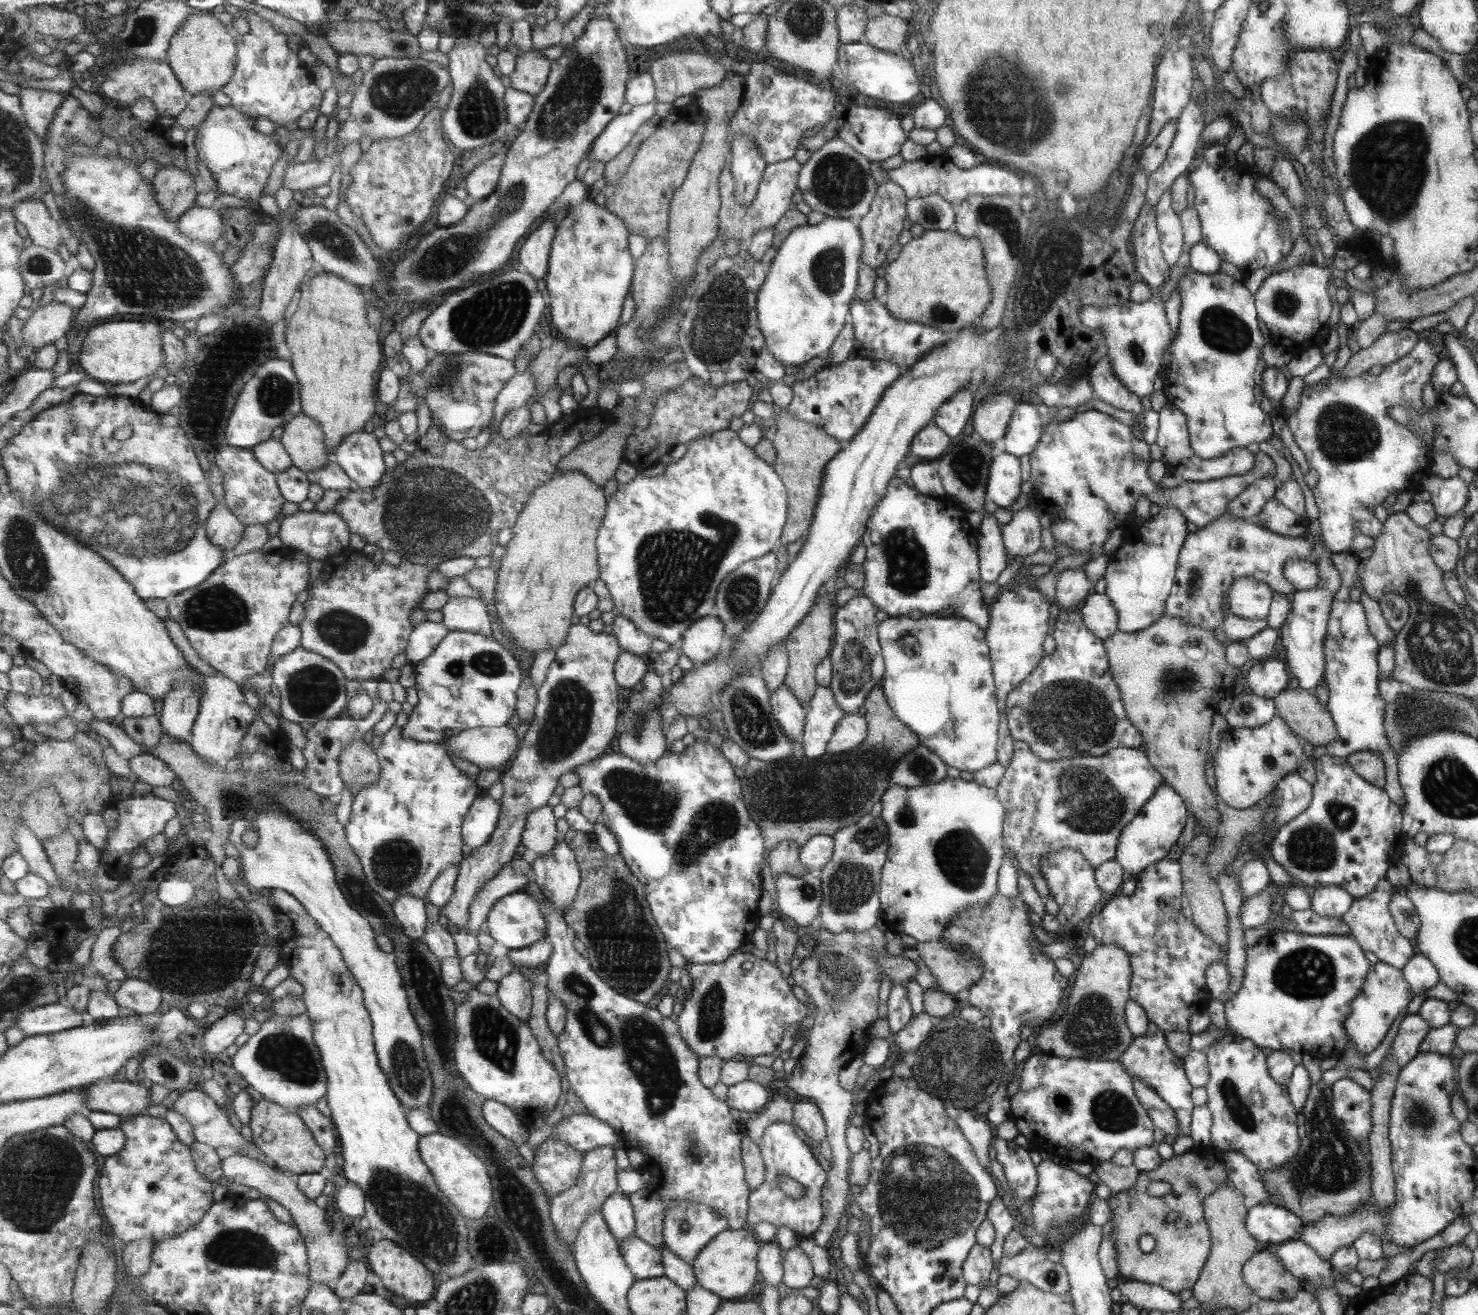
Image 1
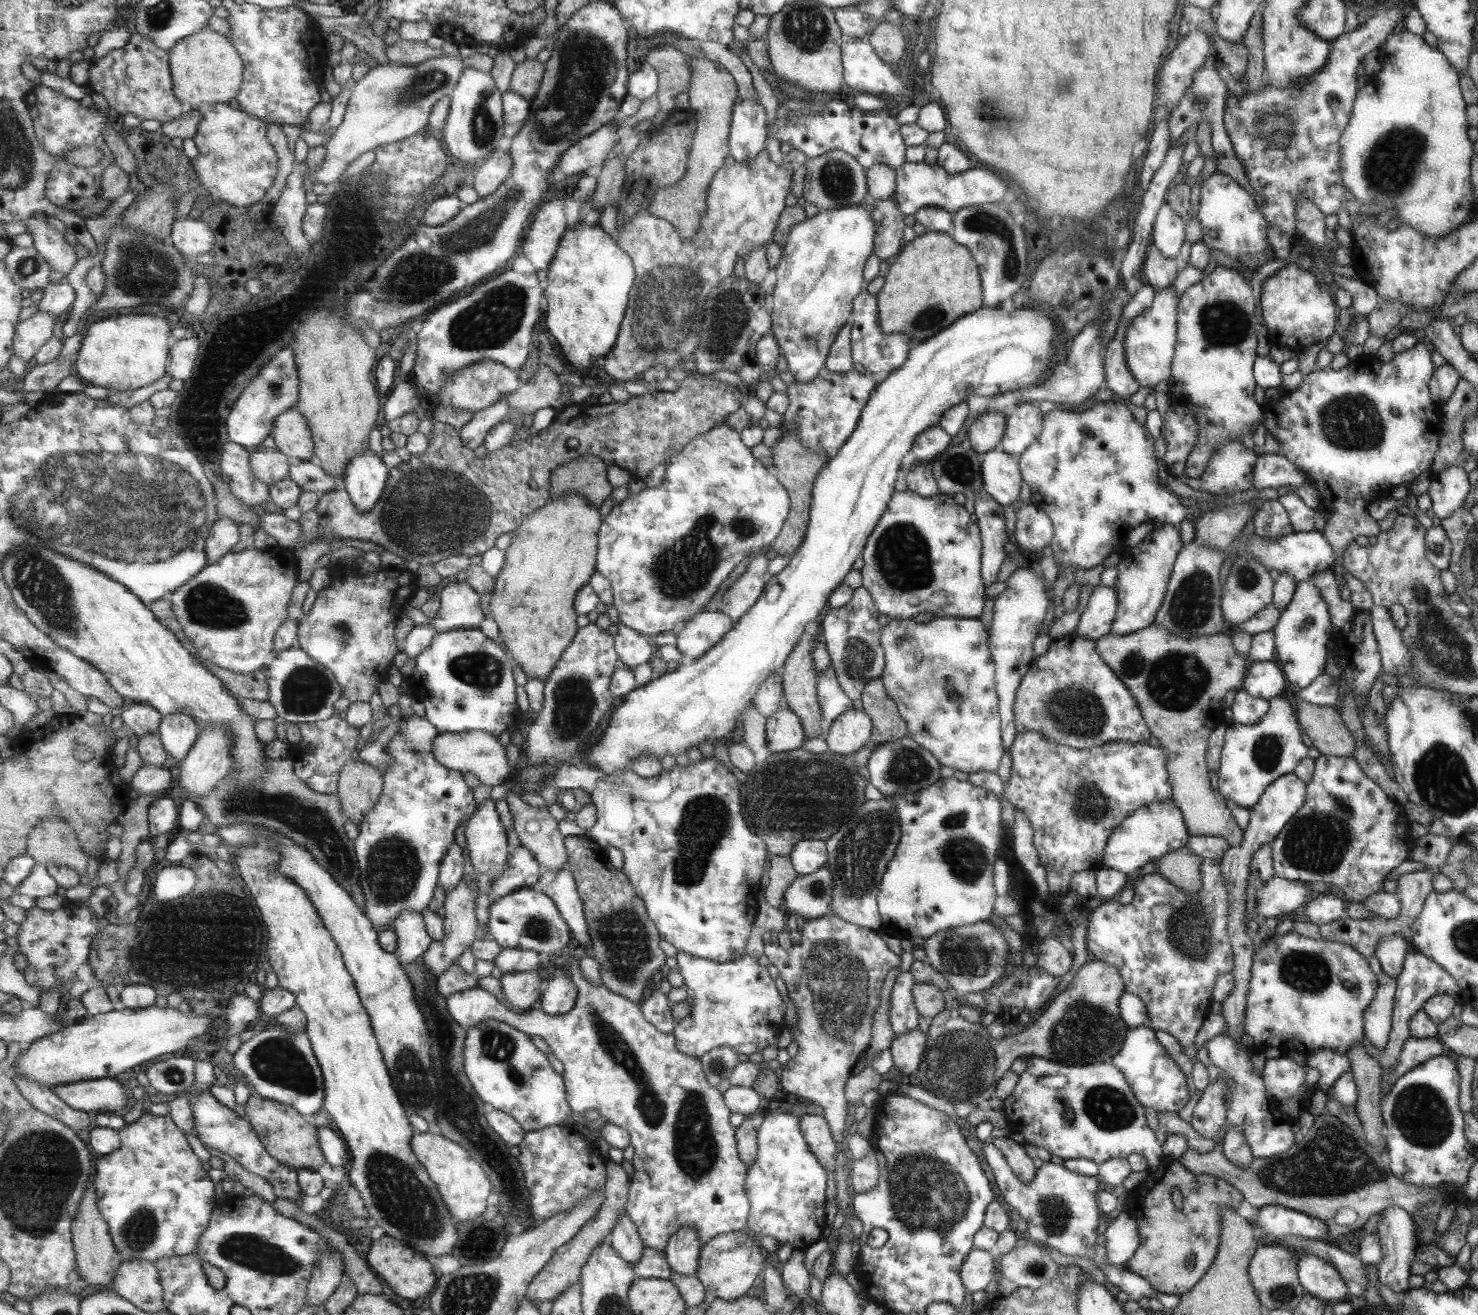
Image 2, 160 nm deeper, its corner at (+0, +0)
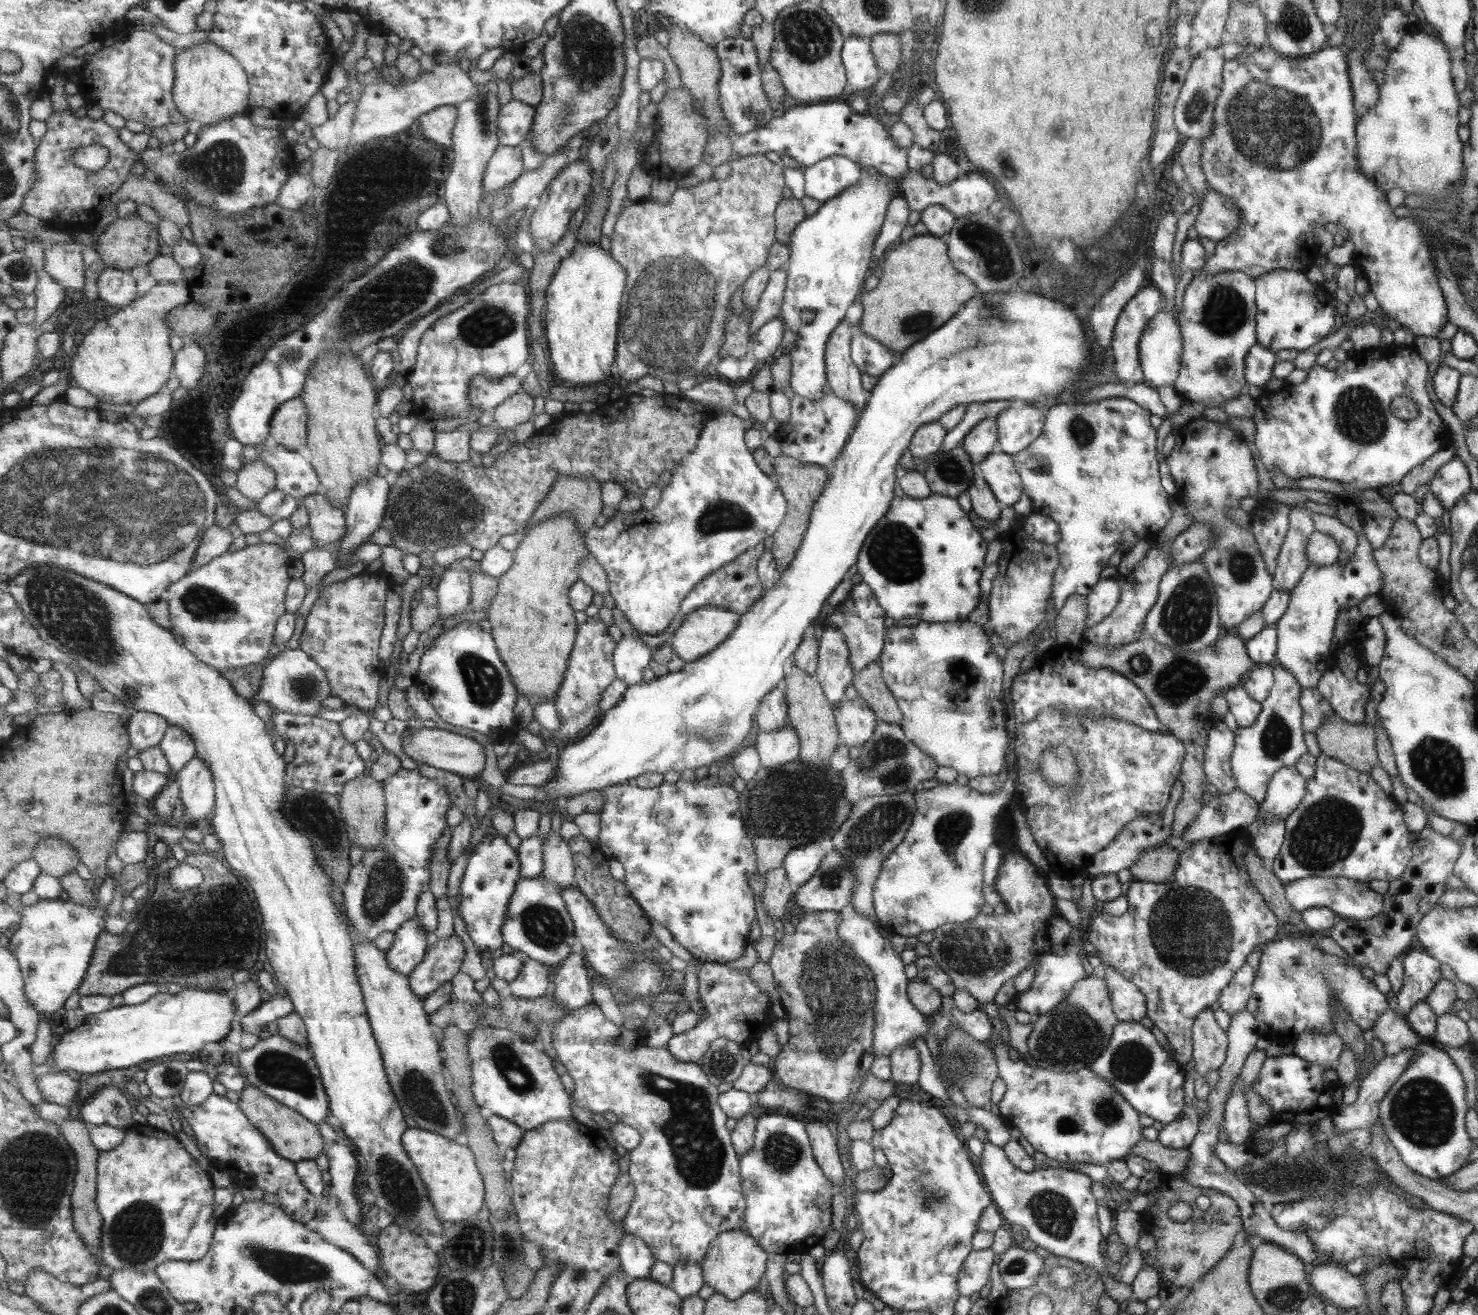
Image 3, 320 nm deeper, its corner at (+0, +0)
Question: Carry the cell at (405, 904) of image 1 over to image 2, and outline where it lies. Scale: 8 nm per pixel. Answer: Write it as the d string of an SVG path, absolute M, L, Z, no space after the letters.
M407 910L401 913L392 928L398 935L396 954L403 965L417 963L433 944L423 914L417 911Z

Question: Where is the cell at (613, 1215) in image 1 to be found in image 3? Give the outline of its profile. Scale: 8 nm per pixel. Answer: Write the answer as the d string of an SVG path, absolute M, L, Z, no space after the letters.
M628 1233L620 1246L622 1270L636 1279L650 1278L656 1258L649 1245L640 1237Z

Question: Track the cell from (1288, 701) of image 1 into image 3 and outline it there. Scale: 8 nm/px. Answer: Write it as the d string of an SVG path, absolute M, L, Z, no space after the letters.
M1334 713L1313 734L1321 753L1357 772L1369 773L1379 762L1373 726L1347 724Z

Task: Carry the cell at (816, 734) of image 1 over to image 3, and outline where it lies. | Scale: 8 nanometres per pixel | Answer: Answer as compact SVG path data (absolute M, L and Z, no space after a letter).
M826 627L819 636L813 677L822 685L826 700L831 704L844 699L843 690L852 682L854 672L849 653L844 634L836 628Z

